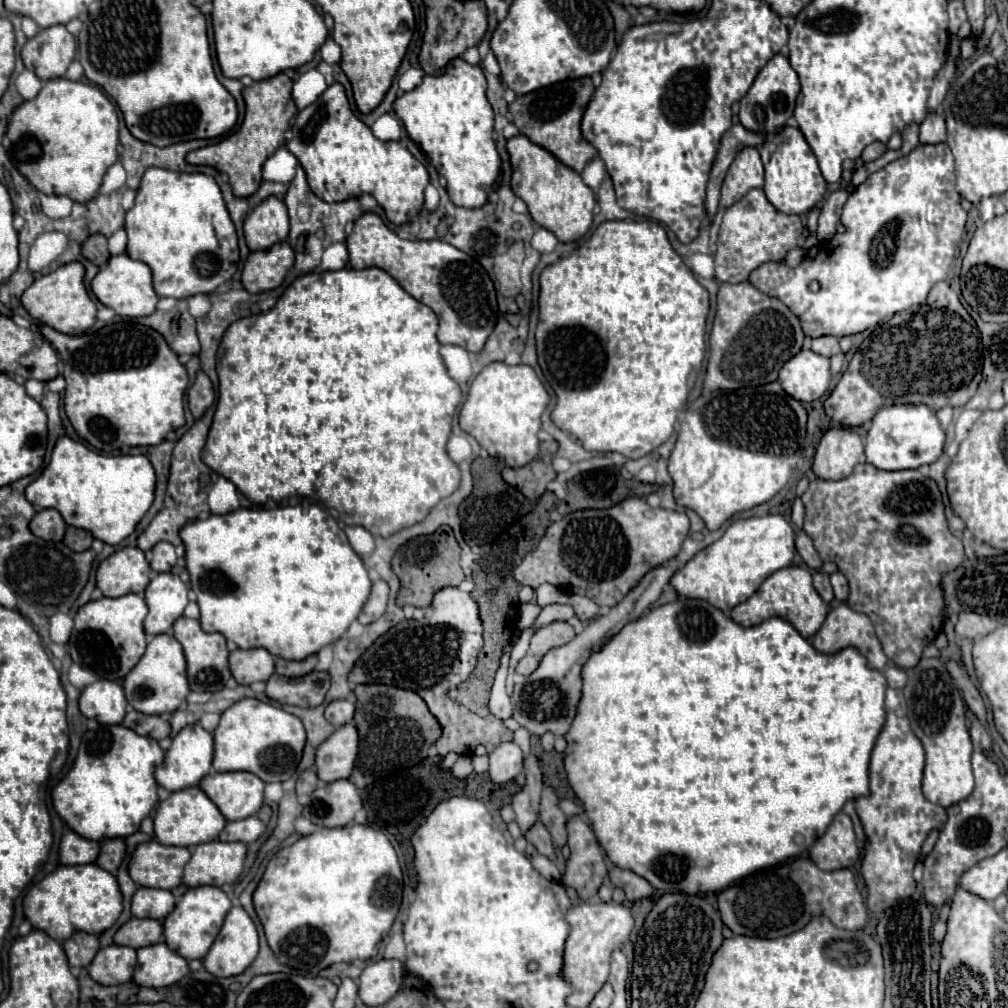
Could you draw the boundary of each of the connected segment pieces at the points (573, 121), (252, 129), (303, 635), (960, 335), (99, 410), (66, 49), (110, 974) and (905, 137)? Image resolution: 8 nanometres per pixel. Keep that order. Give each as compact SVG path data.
M590 78L566 80L548 88L540 88L526 96L518 96L518 100L514 100L508 106L510 120L520 130L520 134L524 134L530 142L542 146L556 160L580 172L596 156L596 148L588 144L580 134L580 120L592 94L594 94L594 86Z
M284 72L276 74L268 80L262 80L262 82L254 82L252 86L244 88L242 96L246 102L246 116L244 116L242 126L234 134L230 134L228 138L224 138L216 144L188 152L186 162L206 164L220 172L226 172L230 178L232 192L238 198L254 194L258 190L258 186L262 184L262 164L266 162L266 158L270 154L274 154L278 150L278 146L284 140L288 120L298 112L296 104L292 102L290 90L292 90L292 80Z
M286 506L286 508L272 508L272 510L264 510L264 508L238 508L234 512L228 514L212 514L206 520L194 520L188 522L188 526L184 526L180 530L180 538L186 546L186 570L190 574L190 584L192 590L196 592L196 602L200 608L200 624L204 632L220 632L226 636L226 640L236 642L238 648L266 648L272 656L280 656L286 660L304 660L310 654L316 654L320 648L324 648L326 644L336 642L346 630L348 626L356 620L356 616L360 614L368 594L370 594L370 578L368 572L360 560L360 556L350 548L348 538L344 534L344 530L338 526L338 522L326 514L322 508L318 506Z
M938 282L930 294L926 304L918 308L910 308L894 314L888 322L878 326L858 348L848 370L842 374L836 388L824 402L826 416L838 422L840 426L858 428L864 422L872 420L876 412L884 406L892 404L926 404L932 410L944 406L964 406L976 392L982 378L982 352L980 352L980 332L976 322L960 304L958 294L946 284Z
M120 320L80 336L56 332L46 324L40 324L38 332L54 346L64 362L62 376L66 380L66 416L76 434L96 450L112 452L122 446L154 446L160 444L170 430L184 426L184 390L188 386L188 374L156 330L132 320Z
M50 26L30 38L20 56L24 66L40 80L52 80L64 76L68 64L74 60L74 52L74 36L64 26Z
M112 944L98 950L88 970L94 982L102 986L116 986L132 978L134 966L136 966L136 950Z
M908 124L902 132L902 154L908 154L910 150L914 150L918 146L918 128L912 128L912 124Z

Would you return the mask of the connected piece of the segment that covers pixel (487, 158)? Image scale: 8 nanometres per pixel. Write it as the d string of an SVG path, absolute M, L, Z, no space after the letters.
M454 58L442 76L424 76L422 84L398 96L394 112L408 136L424 150L430 164L446 178L450 200L462 208L480 208L486 204L498 180L500 156L492 140L494 114L486 98L482 68Z

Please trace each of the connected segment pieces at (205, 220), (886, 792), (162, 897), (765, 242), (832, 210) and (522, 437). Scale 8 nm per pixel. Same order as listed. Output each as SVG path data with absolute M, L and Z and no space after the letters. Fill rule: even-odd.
M148 168L142 176L140 188L132 210L126 212L128 256L150 266L154 278L154 290L158 296L190 298L196 294L210 294L224 282L228 282L238 264L238 238L234 224L228 216L222 192L212 176L206 174L180 174L164 168Z
M886 690L886 722L876 740L870 758L870 796L856 798L856 812L866 832L866 846L860 872L864 876L870 912L880 912L896 898L912 896L916 880L912 876L920 848L932 828L942 828L946 822L946 810L934 806L922 796L922 770L924 748L912 734L908 716L904 712L902 690Z
M138 888L132 898L132 916L164 920L174 908L174 896L168 890L158 888Z
M762 188L750 190L730 208L726 208L720 224L720 234L716 242L716 278L720 282L744 282L750 272L764 262L782 262L786 252L800 244L802 222L800 216L778 212L762 192Z
M840 188L840 190L834 190L822 204L822 212L820 212L820 218L818 218L818 230L816 230L816 236L820 242L826 242L834 236L836 232L836 224L840 222L840 214L842 214L842 208L844 208L844 202L848 200L848 190Z
M492 362L470 384L468 398L460 410L460 428L474 436L492 458L502 460L508 468L522 468L538 454L536 434L548 402L550 396L530 366Z

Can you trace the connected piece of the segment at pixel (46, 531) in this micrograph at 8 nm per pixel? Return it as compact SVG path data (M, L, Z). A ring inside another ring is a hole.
M54 508L36 512L36 516L30 522L32 534L36 534L38 538L44 538L44 540L60 540L64 536L64 528L66 528L64 520L62 520L60 512ZM52 532L54 532L54 538L52 538Z

